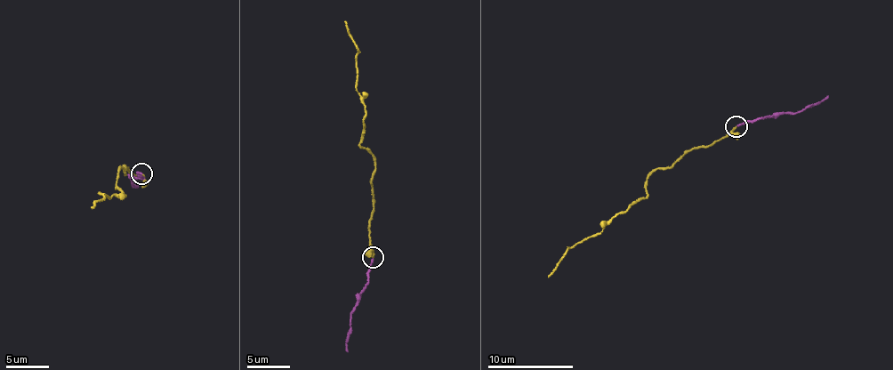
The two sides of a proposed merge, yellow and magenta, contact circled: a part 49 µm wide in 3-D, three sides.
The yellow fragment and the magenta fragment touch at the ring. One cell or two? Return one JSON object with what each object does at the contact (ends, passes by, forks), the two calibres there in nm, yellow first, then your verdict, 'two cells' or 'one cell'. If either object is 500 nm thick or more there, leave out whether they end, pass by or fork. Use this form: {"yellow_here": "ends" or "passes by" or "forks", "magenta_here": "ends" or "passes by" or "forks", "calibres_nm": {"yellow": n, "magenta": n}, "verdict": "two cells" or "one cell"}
{"yellow_here": "ends", "magenta_here": "ends", "calibres_nm": {"yellow": 180, "magenta": 140}, "verdict": "two cells"}

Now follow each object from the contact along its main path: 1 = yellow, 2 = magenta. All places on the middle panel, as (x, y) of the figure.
1: (373, 257), (374, 166), (371, 155), (360, 145), (366, 115), (356, 89), (358, 49), (345, 21)
2: (373, 259), (366, 286), (351, 313), (348, 351)

